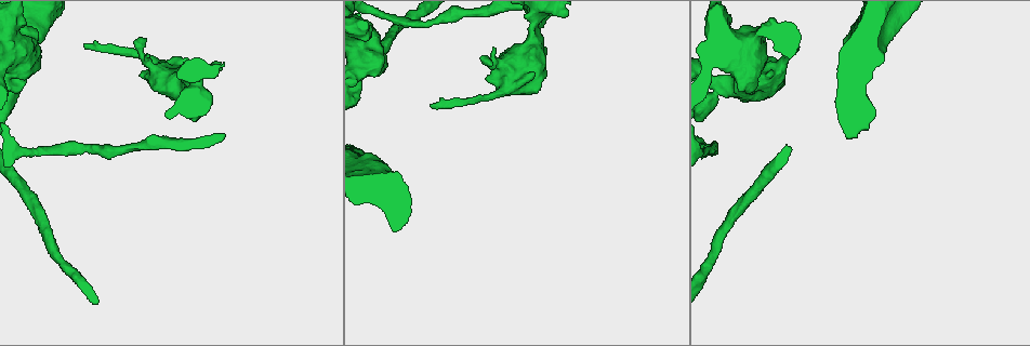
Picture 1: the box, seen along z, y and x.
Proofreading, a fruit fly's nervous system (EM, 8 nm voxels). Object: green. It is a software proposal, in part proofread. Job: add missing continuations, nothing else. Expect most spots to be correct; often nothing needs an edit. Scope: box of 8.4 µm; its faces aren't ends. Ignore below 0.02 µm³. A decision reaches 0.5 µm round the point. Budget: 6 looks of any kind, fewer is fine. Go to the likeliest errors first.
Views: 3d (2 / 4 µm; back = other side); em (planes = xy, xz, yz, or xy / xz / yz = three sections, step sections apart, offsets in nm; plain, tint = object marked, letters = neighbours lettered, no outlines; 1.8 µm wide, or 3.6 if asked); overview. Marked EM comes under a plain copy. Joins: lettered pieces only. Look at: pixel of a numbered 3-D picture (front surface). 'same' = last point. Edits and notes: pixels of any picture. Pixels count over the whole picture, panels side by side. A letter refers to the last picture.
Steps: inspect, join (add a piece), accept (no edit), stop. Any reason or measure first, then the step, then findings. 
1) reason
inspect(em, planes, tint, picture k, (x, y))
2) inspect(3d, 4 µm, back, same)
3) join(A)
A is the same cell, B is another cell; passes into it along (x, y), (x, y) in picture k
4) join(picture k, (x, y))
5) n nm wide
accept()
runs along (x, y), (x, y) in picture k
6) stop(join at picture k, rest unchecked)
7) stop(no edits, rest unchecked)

an open end
inspect(em, planes, letters, picture 1, (490, 61))

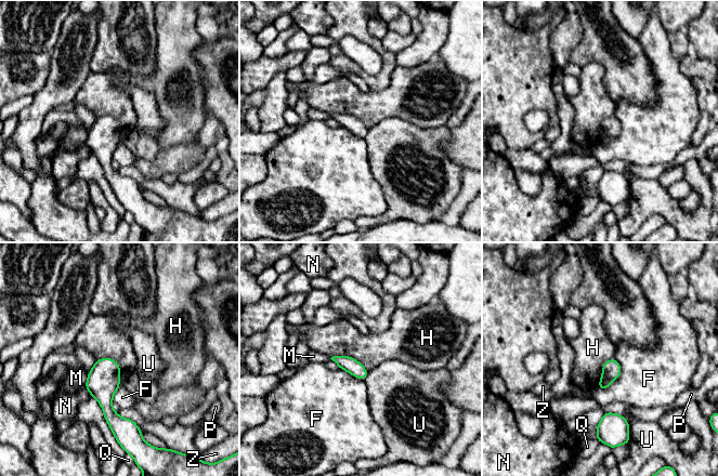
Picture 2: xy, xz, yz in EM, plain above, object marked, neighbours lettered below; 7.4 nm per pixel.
H touches over 300 nm
accept()
F, H, M, N, P, Q, U and Z are other cells; border along (329, 358), (351, 356), (367, 371) in picture 2; none of them fits

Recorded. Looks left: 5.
an open end
inspect(em, planes, letters, picture 1, (83, 44))

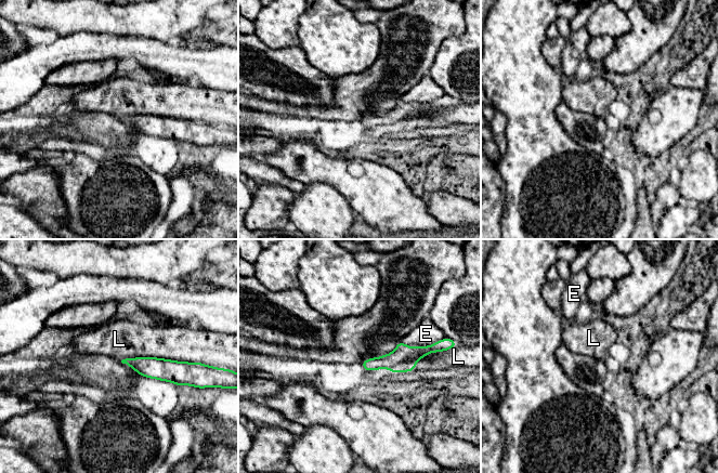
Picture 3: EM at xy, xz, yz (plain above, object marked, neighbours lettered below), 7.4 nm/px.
accept()
E and L are other cells; runs along (128, 360), (148, 367), (182, 366) in picture 3; no lettered piece goes on from it

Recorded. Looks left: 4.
branch stops here
inspect(em, 3.6 µm, yz, step 16, letters, picture 1, (15, 88))

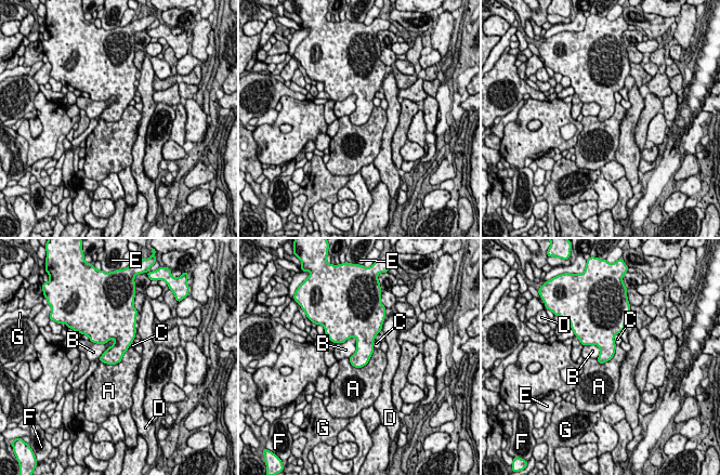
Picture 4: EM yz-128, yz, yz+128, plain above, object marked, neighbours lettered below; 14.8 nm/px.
accept()
A, B, C, D, E, F and G are other cells; border along (375, 348), (365, 365), (350, 364) in picture 4; no lettered piece goes on from it

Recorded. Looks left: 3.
stop(no edits, rest unchecked)

